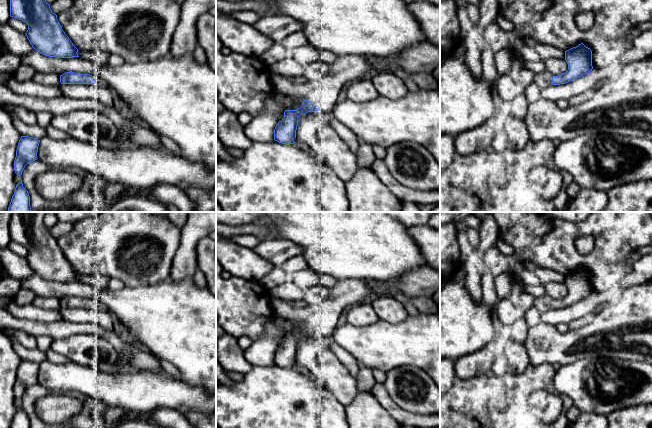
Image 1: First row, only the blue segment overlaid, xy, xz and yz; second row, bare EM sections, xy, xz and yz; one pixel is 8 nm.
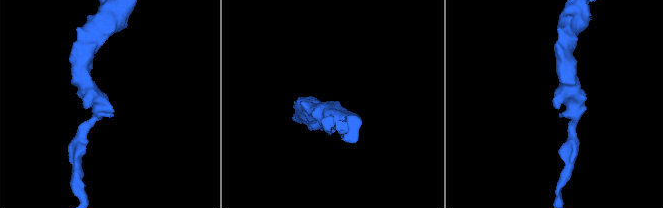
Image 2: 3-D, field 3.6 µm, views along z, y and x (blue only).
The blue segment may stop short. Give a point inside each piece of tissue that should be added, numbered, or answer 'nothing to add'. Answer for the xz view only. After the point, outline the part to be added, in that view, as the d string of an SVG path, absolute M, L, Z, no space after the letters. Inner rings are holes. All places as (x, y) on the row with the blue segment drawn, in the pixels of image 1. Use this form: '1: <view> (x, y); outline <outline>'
1: xz (323, 93); outline M349 54L337 56L322 79L296 84L283 76L273 75L271 81L276 93L288 95L294 100L308 100L316 108L330 113L343 86L359 81L373 70L374 67L364 56Z

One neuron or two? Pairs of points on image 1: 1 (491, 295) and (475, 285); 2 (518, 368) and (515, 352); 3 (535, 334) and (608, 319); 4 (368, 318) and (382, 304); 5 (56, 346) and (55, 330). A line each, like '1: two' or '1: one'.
1: two
2: one
3: one
4: two
5: two

